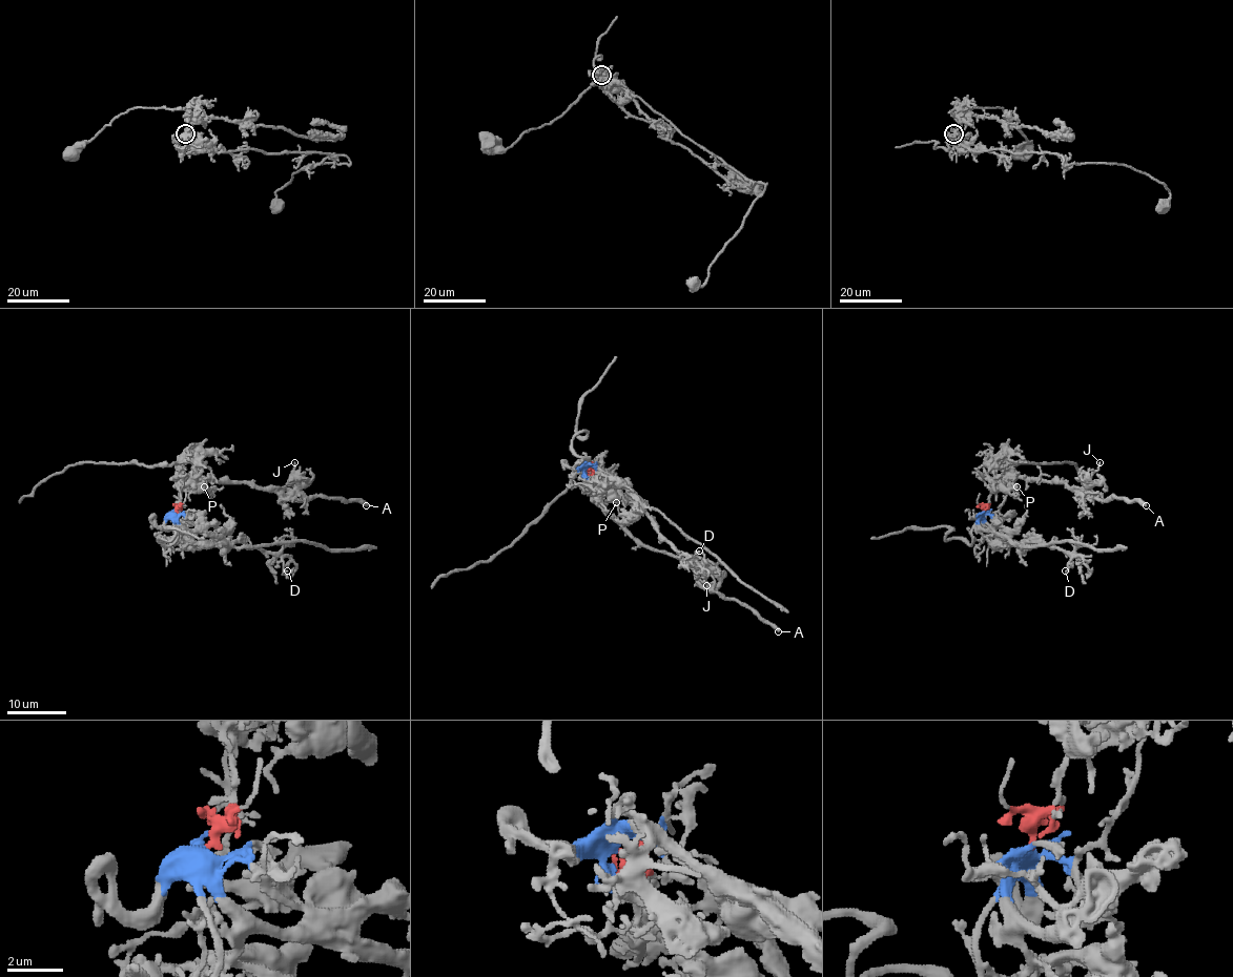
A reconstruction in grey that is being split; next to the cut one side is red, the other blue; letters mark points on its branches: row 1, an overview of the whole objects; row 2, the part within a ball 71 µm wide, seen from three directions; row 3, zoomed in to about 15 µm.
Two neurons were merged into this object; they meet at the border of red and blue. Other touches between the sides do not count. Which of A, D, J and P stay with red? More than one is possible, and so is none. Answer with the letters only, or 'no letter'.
A, J, P

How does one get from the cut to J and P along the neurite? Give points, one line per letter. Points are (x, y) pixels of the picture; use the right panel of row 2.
J: (982, 513), (992, 487), (1008, 486), (1018, 477), (1063, 481), (1070, 487), (1082, 487), (1100, 462)
P: (982, 513), (994, 486), (1016, 486)

